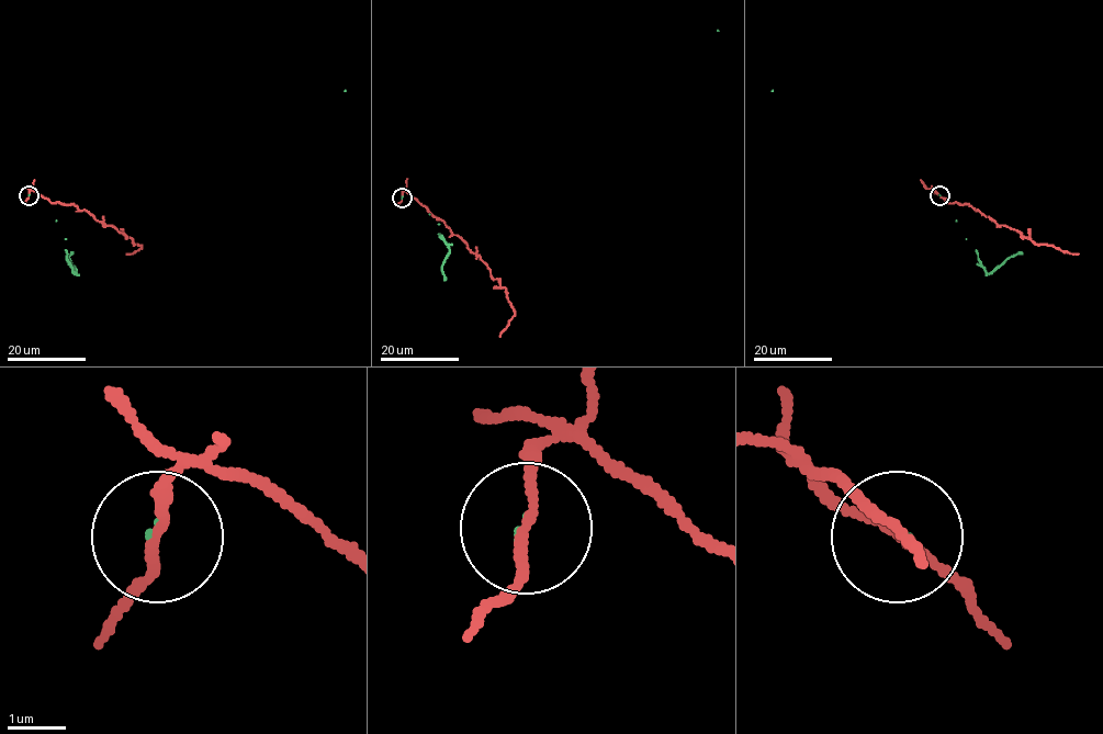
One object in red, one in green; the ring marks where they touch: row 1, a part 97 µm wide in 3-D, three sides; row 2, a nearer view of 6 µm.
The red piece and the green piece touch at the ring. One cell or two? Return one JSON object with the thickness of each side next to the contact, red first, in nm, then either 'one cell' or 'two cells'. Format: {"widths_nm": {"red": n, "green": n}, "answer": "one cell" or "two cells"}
{"widths_nm": {"red": 140, "green": 50}, "answer": "two cells"}

